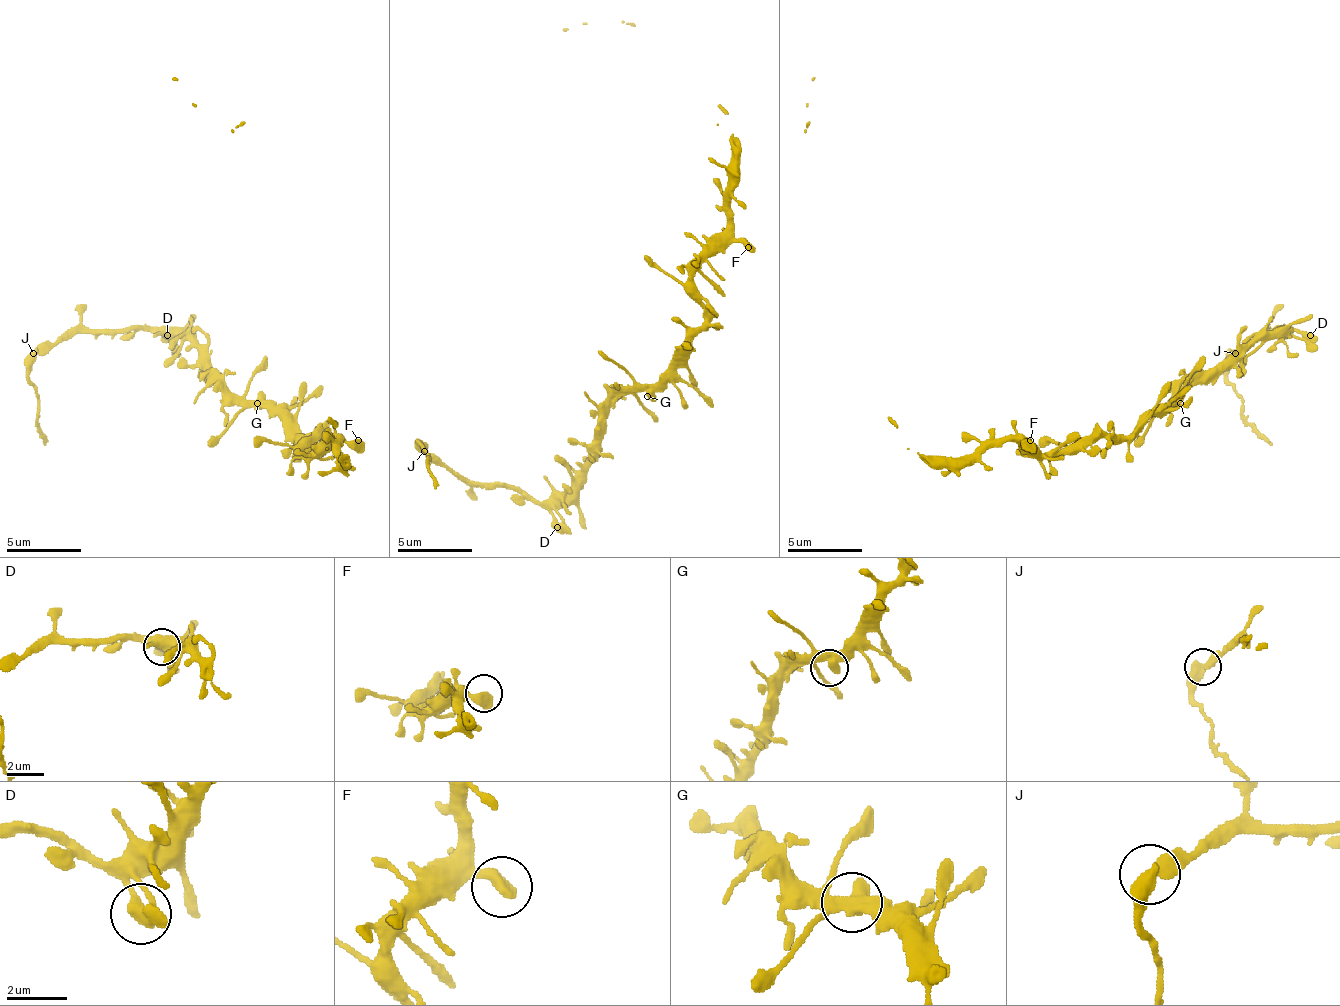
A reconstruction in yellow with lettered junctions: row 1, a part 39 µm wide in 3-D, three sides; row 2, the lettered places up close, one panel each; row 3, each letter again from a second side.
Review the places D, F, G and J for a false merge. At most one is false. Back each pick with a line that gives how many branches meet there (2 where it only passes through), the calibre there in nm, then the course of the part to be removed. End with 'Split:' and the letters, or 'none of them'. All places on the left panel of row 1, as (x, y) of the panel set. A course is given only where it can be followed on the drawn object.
J: branches 2; calibre 480 nm; course (32, 354), (29, 384), (36, 391), (36, 414), (44, 444)
Split: J

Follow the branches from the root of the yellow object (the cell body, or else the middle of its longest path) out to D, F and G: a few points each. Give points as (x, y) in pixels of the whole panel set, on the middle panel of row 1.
D: (692, 277), (703, 329), (651, 385), (632, 385), (606, 411), (606, 430), (557, 508), (557, 527)
F: (692, 277), (703, 262), (714, 254), (722, 254), (733, 243), (744, 243), (748, 247)
G: (692, 277), (696, 303), (703, 310), (703, 329), (692, 340), (692, 348), (647, 396)

